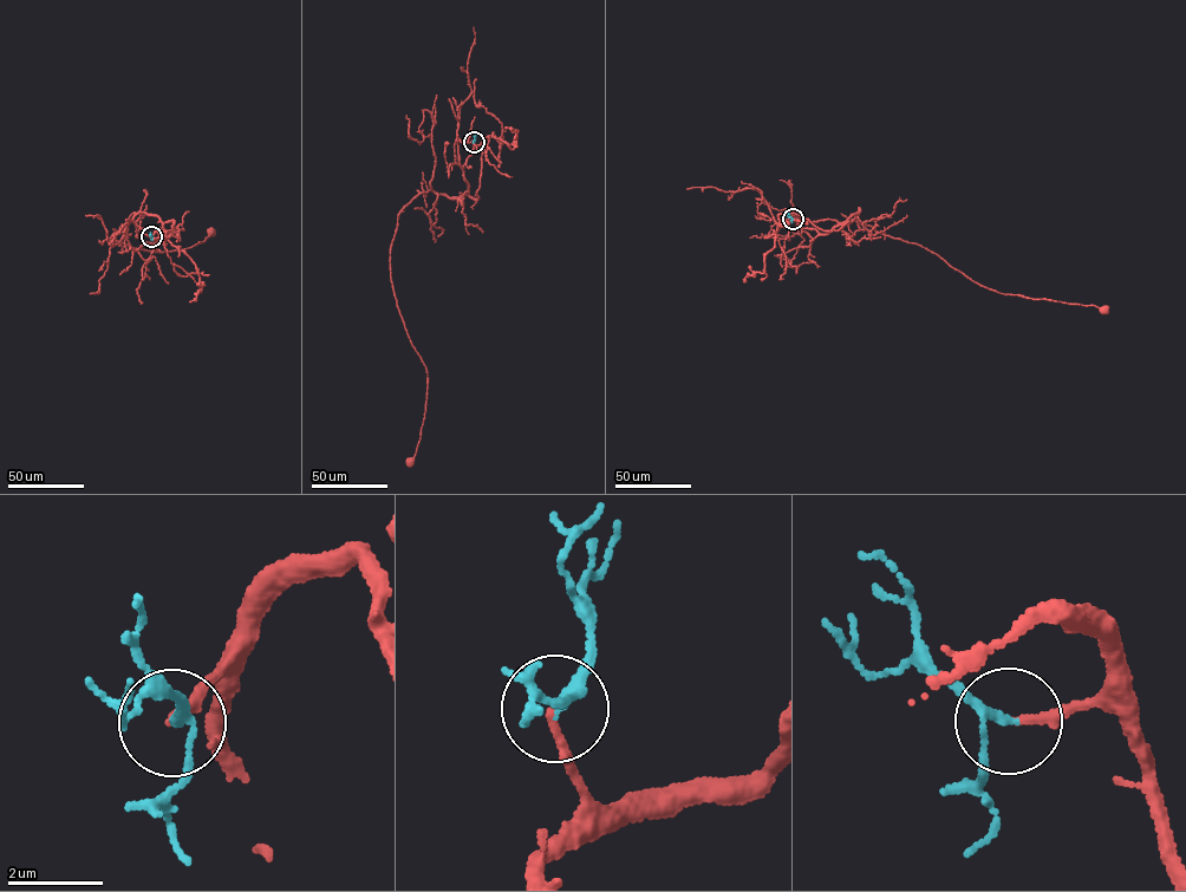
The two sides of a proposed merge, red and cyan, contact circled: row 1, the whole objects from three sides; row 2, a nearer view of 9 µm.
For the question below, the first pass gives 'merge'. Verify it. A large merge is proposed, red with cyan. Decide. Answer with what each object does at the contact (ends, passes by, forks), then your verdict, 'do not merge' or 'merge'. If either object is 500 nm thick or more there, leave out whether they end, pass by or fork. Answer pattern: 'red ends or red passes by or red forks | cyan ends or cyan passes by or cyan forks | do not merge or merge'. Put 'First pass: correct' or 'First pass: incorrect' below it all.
red ends | cyan passes by | merge
First pass: correct

